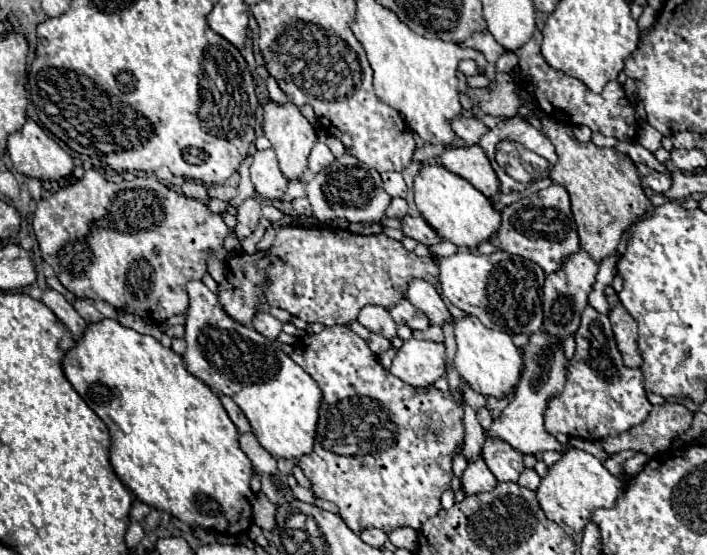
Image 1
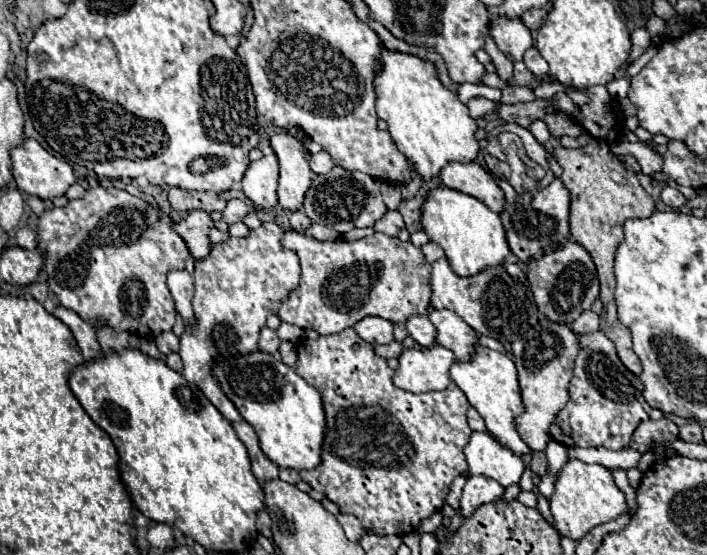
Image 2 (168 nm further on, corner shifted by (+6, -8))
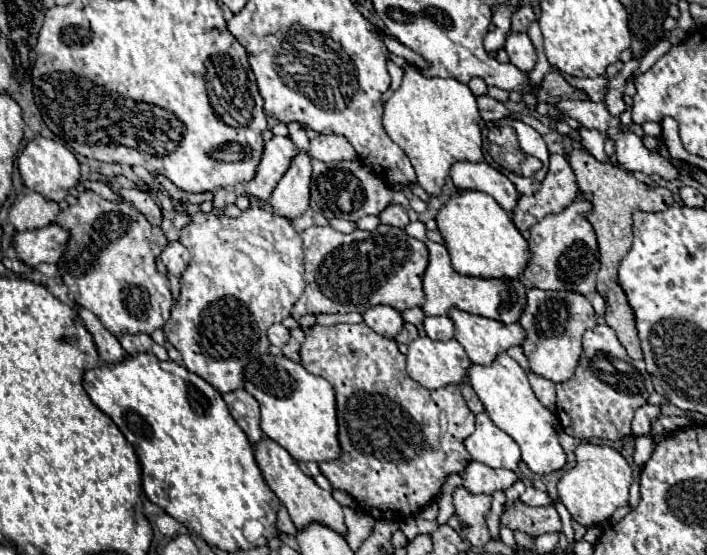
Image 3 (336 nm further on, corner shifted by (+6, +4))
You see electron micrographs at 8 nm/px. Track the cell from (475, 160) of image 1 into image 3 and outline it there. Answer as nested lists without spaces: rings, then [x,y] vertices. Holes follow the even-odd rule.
[[[456,162],[450,168],[450,178],[460,190],[480,190],[490,194],[504,210],[512,210],[518,200],[514,184],[486,162]]]

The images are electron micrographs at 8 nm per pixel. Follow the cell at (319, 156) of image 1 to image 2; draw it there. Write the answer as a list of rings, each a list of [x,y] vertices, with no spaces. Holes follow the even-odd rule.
[[[320,150],[318,154],[312,154],[310,168],[312,168],[314,174],[328,174],[334,168],[334,160],[332,160],[332,156],[328,152]]]

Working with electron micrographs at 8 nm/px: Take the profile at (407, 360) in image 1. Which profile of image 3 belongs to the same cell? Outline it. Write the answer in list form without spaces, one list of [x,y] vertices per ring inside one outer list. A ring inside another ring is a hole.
[[[418,336],[414,342],[408,344],[406,374],[428,390],[436,390],[448,384],[462,384],[466,380],[466,370],[470,368],[470,364],[472,362],[466,356],[464,348],[454,338],[448,342],[442,342],[442,340],[432,340],[428,336]]]

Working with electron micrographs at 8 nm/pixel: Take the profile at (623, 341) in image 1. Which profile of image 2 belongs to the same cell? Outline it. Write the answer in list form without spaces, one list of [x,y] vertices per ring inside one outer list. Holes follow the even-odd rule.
[[[596,138],[590,140],[588,146],[570,150],[558,146],[554,150],[554,158],[562,166],[562,182],[572,194],[572,204],[570,204],[570,234],[572,240],[582,244],[598,270],[598,280],[600,280],[600,300],[604,304],[604,310],[600,314],[600,330],[616,344],[618,356],[622,364],[634,372],[640,374],[642,366],[638,356],[632,350],[632,338],[630,330],[618,320],[616,314],[616,304],[614,304],[614,256],[616,248],[620,246],[620,240],[624,240],[622,226],[628,218],[648,218],[654,214],[656,204],[650,198],[650,194],[644,192],[640,186],[636,174],[632,168],[624,166],[612,152],[606,142],[600,142]]]

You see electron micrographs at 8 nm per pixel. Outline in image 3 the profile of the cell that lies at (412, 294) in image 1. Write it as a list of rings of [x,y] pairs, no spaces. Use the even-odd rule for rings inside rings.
[[[452,308],[448,316],[454,322],[454,338],[462,344],[474,364],[492,364],[500,352],[510,346],[520,346],[524,340],[520,324],[500,324],[458,308]]]

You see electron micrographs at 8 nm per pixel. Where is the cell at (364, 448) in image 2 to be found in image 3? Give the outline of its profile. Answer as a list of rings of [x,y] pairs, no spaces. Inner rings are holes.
[[[364,322],[334,326],[314,324],[306,330],[300,358],[310,374],[326,378],[336,392],[338,440],[342,454],[336,460],[320,462],[320,472],[334,488],[350,494],[372,518],[396,522],[412,518],[424,504],[436,500],[450,474],[458,474],[472,460],[464,448],[464,440],[474,432],[474,414],[464,402],[462,386],[448,384],[438,390],[428,390],[416,384],[406,374],[406,358],[400,354],[396,342],[372,332]]]

